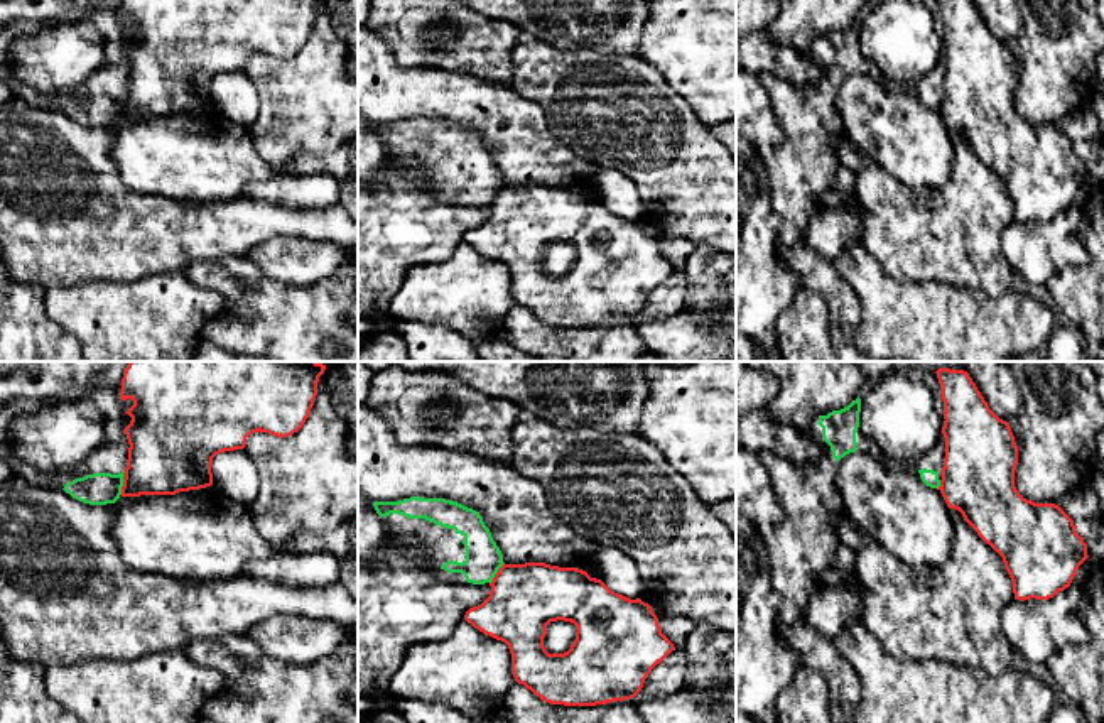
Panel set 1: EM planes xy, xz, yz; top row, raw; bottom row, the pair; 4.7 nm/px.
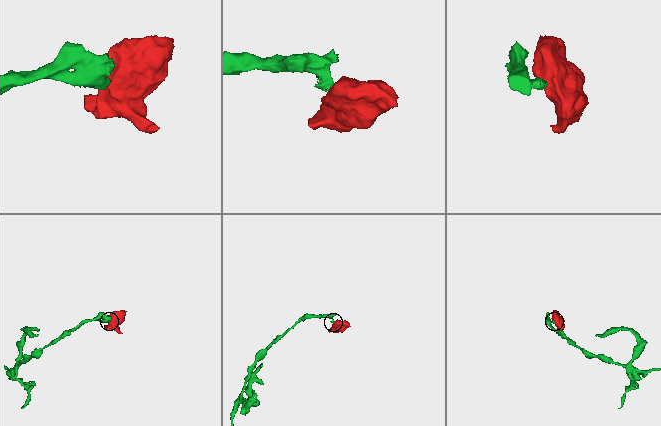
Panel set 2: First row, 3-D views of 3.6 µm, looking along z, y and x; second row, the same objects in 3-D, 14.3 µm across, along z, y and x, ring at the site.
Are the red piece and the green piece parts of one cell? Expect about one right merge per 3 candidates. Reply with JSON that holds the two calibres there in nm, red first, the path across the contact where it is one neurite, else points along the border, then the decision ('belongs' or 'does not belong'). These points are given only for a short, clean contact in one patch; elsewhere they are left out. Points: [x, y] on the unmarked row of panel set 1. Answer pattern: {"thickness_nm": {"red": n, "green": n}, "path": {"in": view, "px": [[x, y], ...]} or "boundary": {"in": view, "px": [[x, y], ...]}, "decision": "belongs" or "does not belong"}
{"thickness_nm": {"red": 320, "green": 180}, "boundary": {"in": "xz", "px": [[503, 184], [490, 205]]}, "decision": "does not belong"}

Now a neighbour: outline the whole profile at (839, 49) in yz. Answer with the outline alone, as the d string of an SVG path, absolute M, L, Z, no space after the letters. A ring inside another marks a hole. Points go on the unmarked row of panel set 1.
M861 20L844 30L827 32L815 39L810 52L831 68L832 79L839 83L849 74L868 73L871 64L859 47Z

